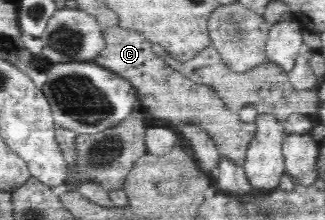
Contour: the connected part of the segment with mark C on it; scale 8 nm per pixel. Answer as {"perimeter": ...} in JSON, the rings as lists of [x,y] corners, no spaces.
{"perimeter":[[[116,25],[103,30],[103,35],[106,47],[94,58],[94,63],[118,73],[120,77],[134,85],[139,103],[146,107],[146,111],[152,117],[174,125],[182,122],[200,124],[202,130],[206,130],[216,142],[222,157],[234,160],[238,166],[244,165],[249,143],[256,133],[255,122],[242,121],[239,114],[229,110],[210,86],[193,83],[183,74],[172,70],[159,55],[153,52],[153,44],[143,33],[126,30]]]}

